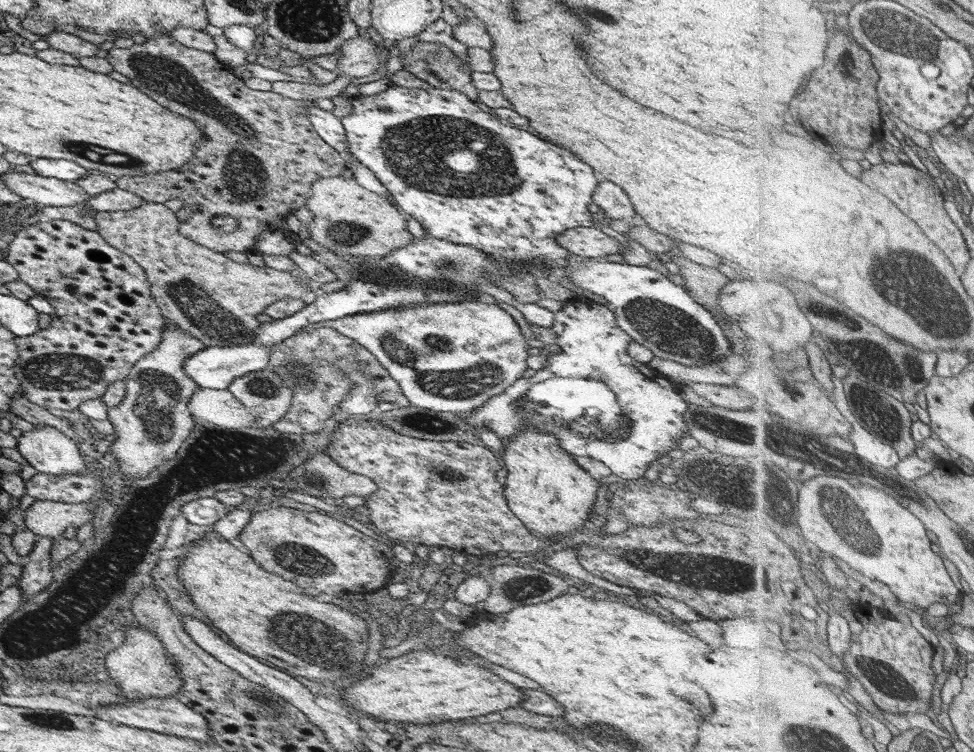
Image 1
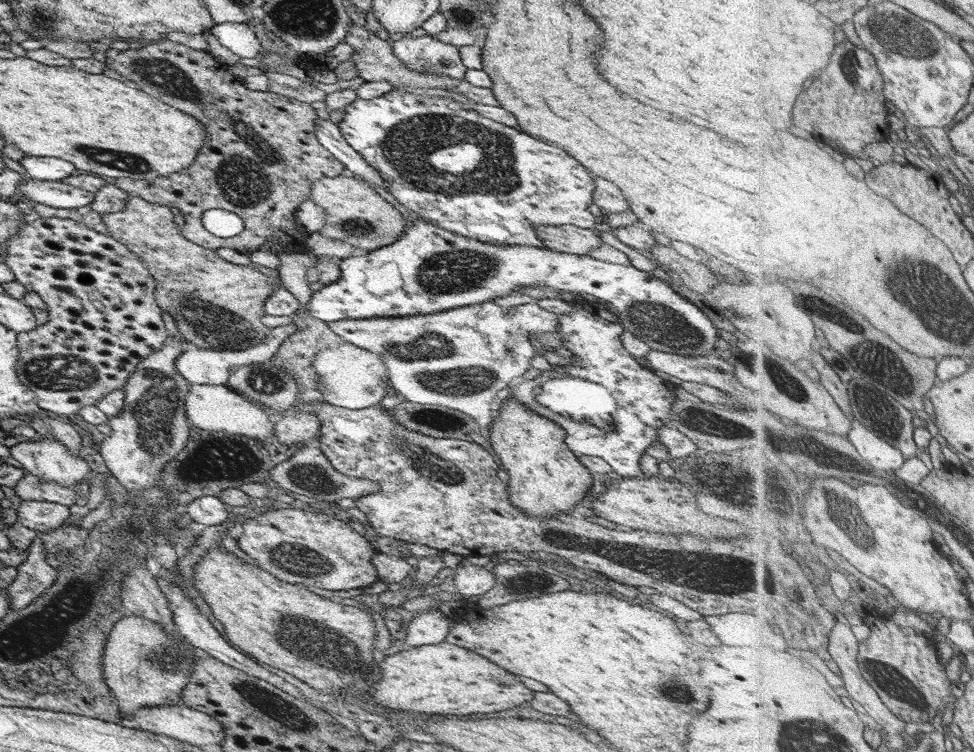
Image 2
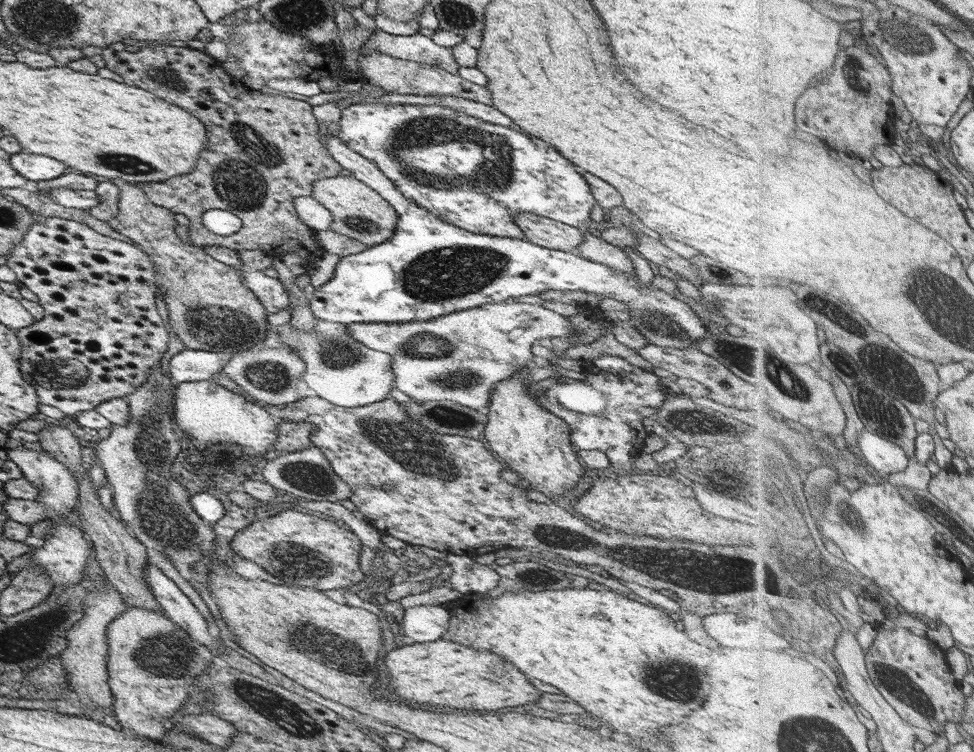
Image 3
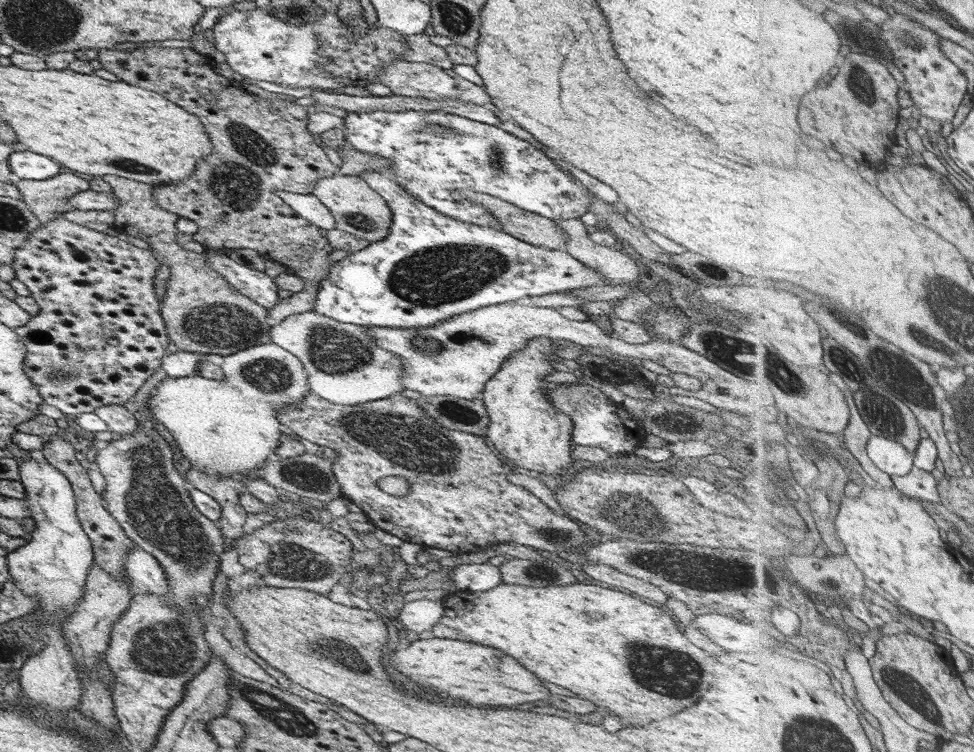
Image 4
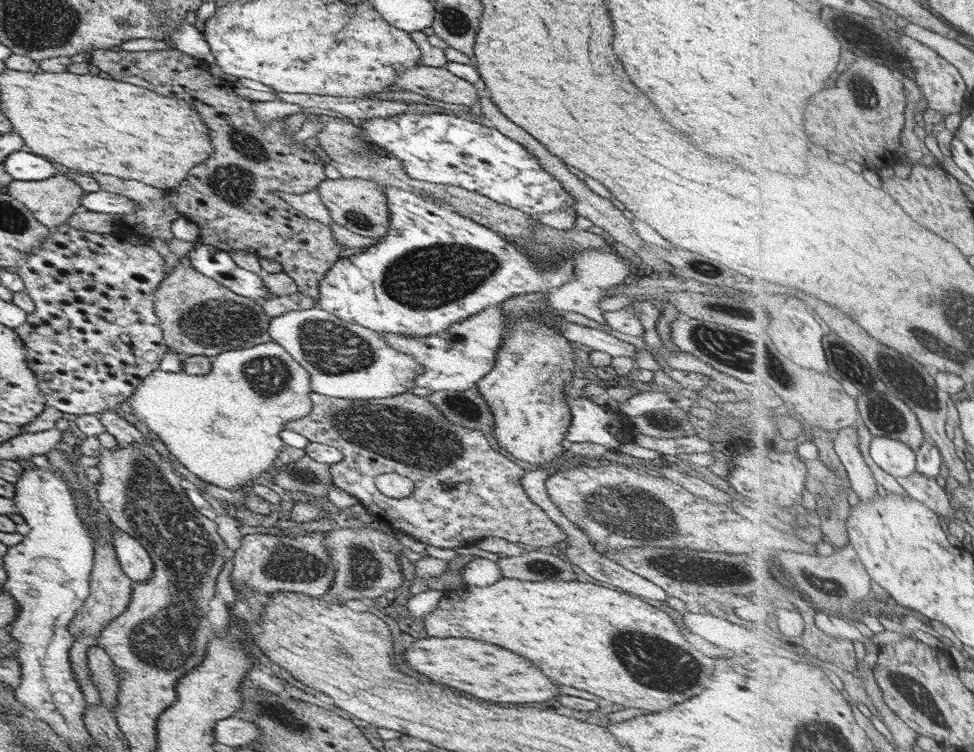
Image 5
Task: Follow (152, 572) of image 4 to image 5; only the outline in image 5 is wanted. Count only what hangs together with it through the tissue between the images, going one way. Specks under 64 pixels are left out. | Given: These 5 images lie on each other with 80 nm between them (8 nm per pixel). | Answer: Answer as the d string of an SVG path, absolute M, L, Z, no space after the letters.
M111 525L111 535L113 535L112 548L121 572L133 585L147 582L151 578L153 563L143 546L113 525Z

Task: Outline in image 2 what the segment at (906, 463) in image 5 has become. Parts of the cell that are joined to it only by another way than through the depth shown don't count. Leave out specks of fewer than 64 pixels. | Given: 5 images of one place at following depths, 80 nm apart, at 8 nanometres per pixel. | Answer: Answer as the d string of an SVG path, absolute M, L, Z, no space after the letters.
M855 417L851 420L851 430L846 437L875 468L897 471L907 459L899 448L867 429Z

